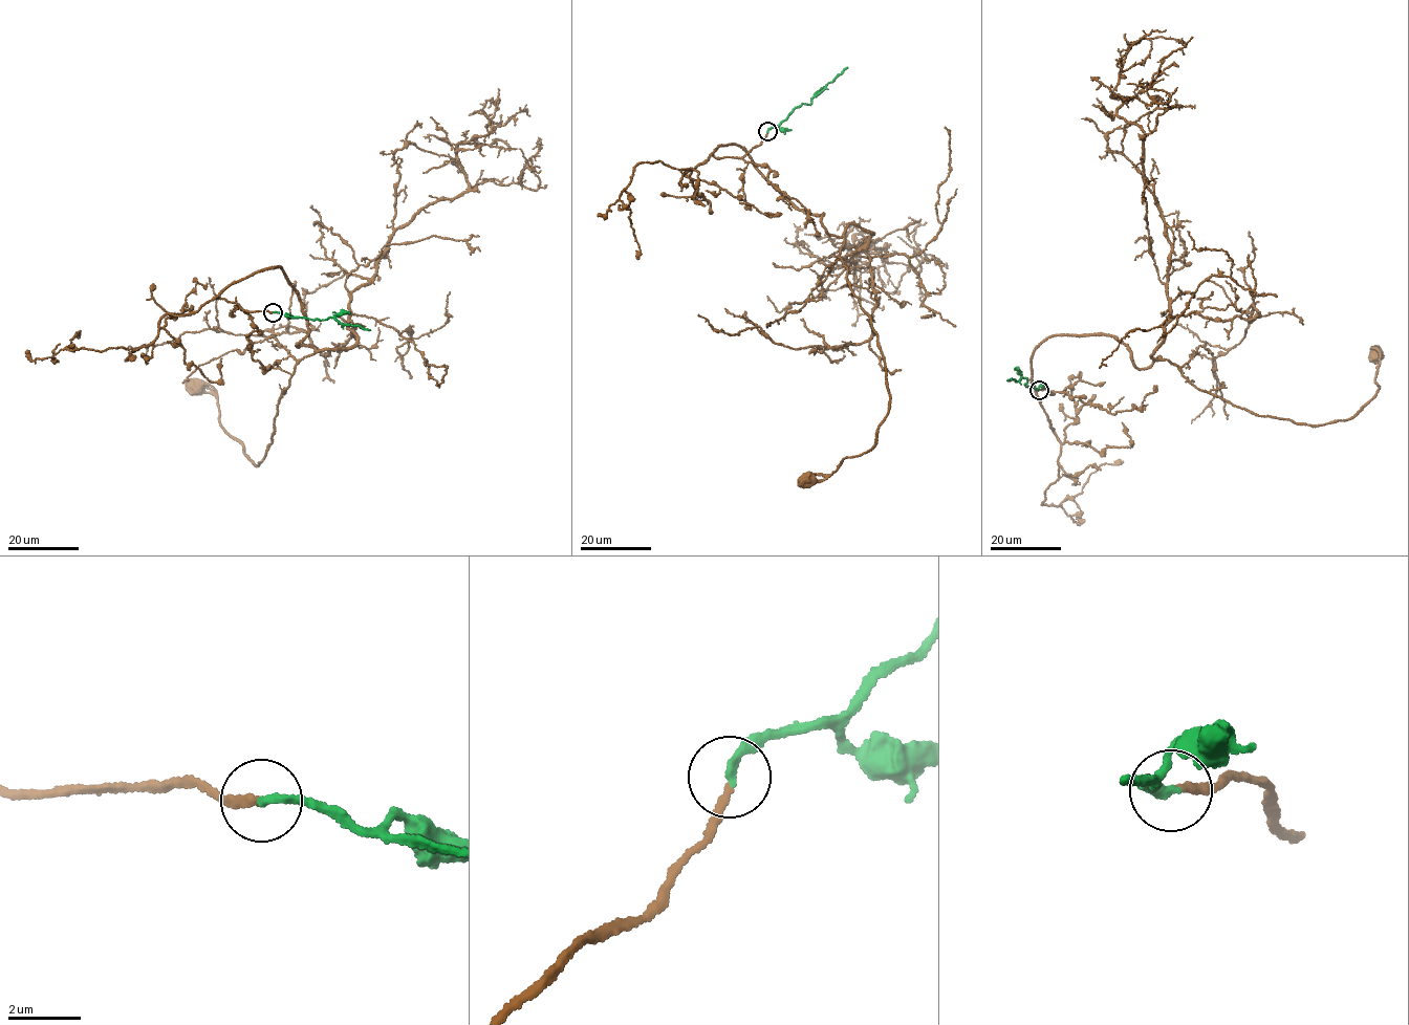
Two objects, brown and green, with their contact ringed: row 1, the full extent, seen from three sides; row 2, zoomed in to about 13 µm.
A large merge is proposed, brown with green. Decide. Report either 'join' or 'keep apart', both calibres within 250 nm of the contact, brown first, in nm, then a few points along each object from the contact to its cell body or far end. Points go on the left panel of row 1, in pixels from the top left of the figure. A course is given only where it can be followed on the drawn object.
join; calibres 200 and 240 nm; course brown (273, 311), (214, 298), (281, 267), (306, 321), (296, 344), (316, 352), (257, 466), (197, 387); course green (273, 312), (321, 321), (331, 317), (342, 324), (370, 330)

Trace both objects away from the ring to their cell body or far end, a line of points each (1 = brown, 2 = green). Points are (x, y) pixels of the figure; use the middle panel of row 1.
1: (766, 132), (715, 157), (745, 148), (844, 237), (889, 398), (872, 446), (808, 480)
2: (767, 132), (796, 108), (811, 102), (813, 97), (847, 67)

